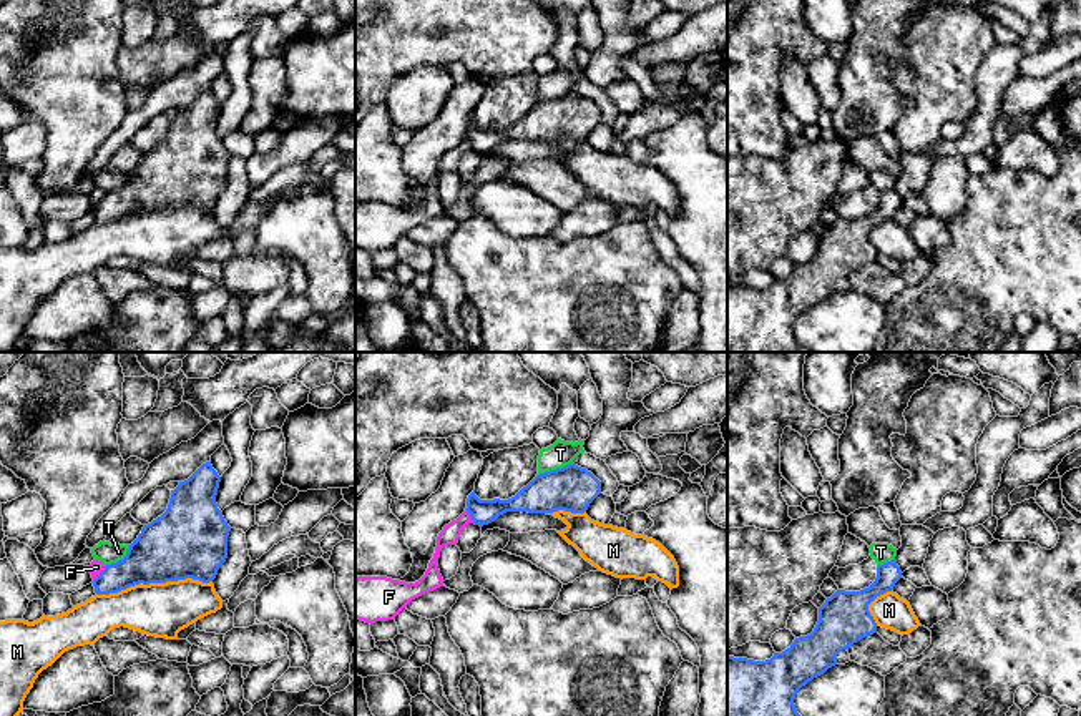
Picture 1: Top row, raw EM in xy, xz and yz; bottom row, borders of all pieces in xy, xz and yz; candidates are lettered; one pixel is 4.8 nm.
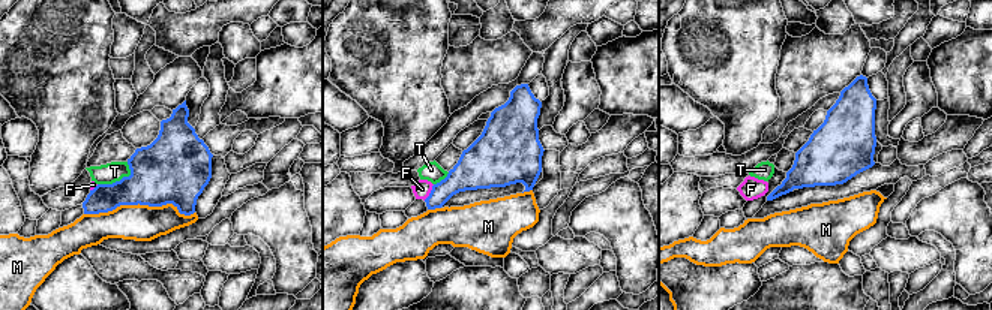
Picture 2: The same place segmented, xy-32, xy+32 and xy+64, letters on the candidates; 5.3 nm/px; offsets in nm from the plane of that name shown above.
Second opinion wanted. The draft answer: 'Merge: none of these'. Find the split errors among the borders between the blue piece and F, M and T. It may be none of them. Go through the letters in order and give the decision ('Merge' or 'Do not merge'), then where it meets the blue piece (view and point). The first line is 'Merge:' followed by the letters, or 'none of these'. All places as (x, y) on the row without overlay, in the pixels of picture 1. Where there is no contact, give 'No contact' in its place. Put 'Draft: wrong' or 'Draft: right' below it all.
Merge: none of these
F: Do not merge. Touches blue at xy (100, 201)
M: Do not merge. Touches blue at xy (176, 208)
T: Do not merge. Touches blue at xz (553, 98)
Draft: right

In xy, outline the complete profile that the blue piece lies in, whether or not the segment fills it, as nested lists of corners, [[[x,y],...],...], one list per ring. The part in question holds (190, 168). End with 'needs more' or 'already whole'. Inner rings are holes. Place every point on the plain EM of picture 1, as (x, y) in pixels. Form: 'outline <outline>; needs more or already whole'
outline [[[211,90],[179,110],[166,140],[143,154],[123,188],[106,193],[93,208],[95,221],[186,206],[213,209],[227,186],[231,159],[216,131],[219,110]]]; already whole

